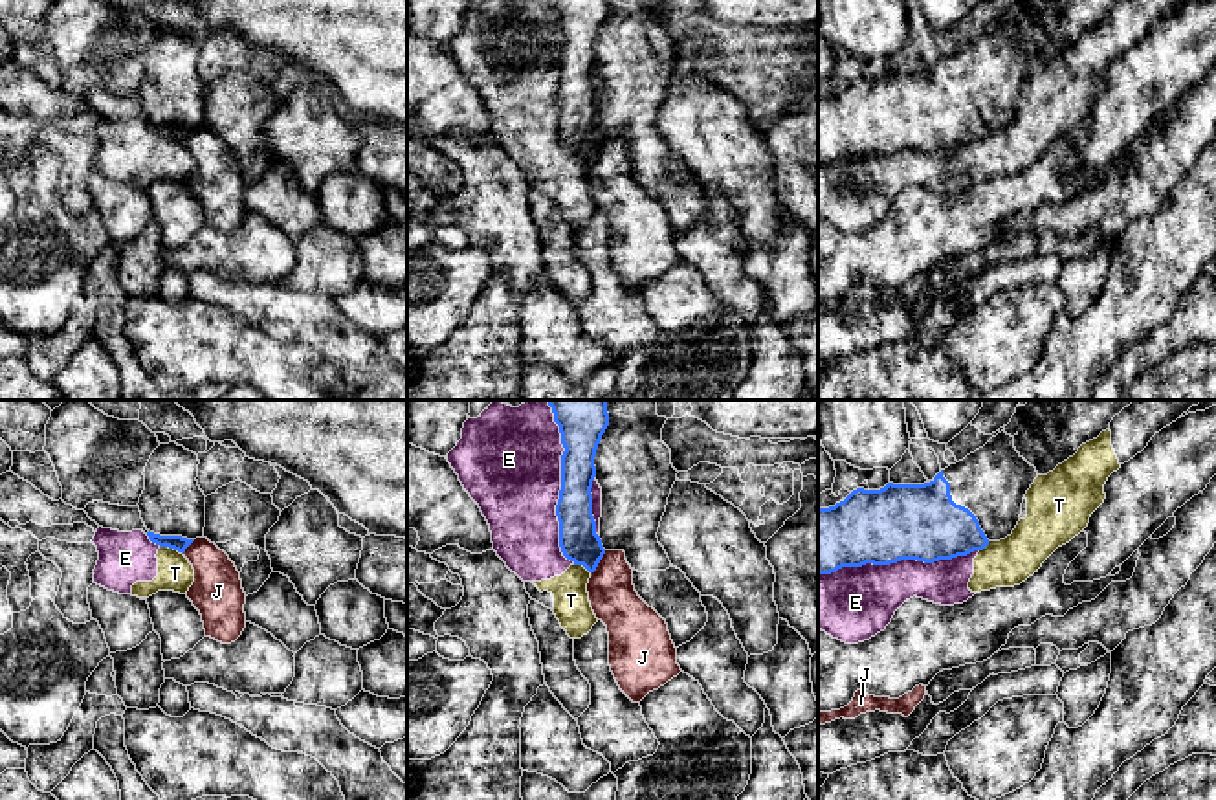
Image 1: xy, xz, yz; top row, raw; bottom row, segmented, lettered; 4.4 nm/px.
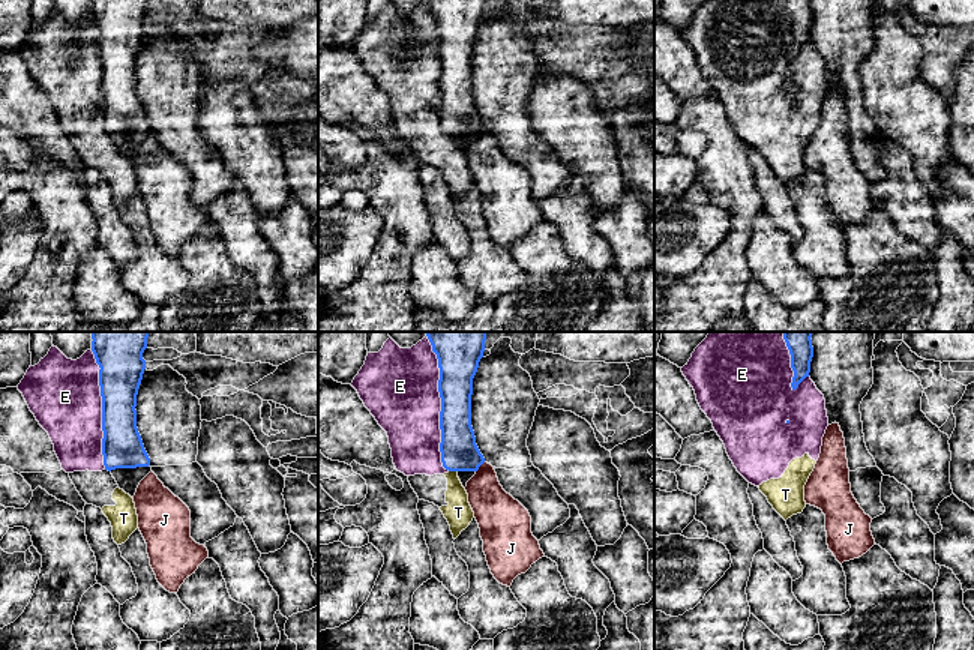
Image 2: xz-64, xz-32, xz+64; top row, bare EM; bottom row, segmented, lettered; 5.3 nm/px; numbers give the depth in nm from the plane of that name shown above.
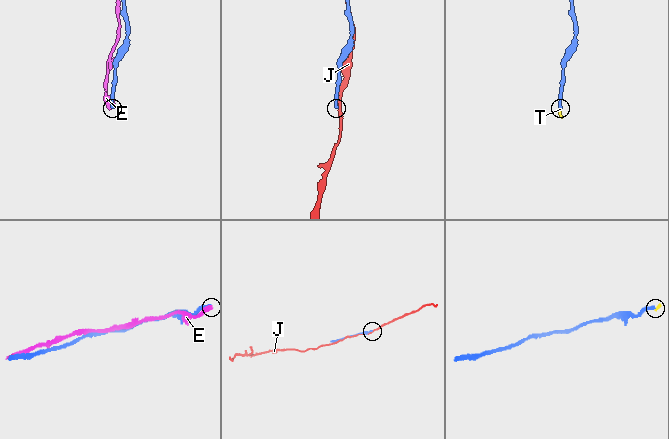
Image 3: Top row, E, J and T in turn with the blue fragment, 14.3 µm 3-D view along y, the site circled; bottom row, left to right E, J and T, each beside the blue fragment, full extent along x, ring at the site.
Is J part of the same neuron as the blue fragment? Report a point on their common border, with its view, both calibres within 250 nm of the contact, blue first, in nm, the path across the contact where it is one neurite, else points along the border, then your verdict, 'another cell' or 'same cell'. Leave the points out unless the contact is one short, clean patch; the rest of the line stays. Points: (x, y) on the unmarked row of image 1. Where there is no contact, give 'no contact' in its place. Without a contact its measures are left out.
contact xz (598, 151); calibres 170 and 200 nm; border xz (606, 140), (591, 162); another cell

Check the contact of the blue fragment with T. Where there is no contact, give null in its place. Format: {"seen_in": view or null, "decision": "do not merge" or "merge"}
{"seen_in": "xy", "decision": "do not merge"}

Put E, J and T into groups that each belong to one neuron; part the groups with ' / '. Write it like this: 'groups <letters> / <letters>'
groups E T / J

